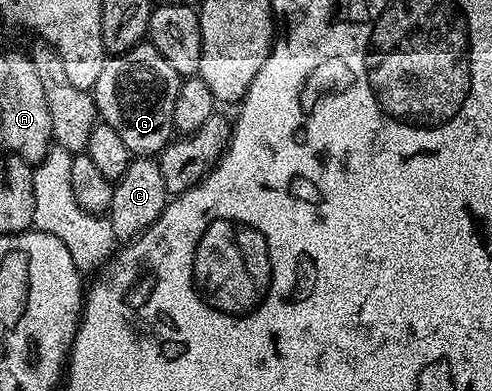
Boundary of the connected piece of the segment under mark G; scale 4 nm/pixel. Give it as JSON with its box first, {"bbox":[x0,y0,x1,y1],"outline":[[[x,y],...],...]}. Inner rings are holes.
{"bbox":[93,41,181,157],"outline":[[[150,41],[138,43],[136,47],[130,47],[125,53],[113,55],[108,58],[101,69],[101,77],[97,77],[93,88],[95,97],[95,110],[102,122],[108,123],[125,141],[125,149],[131,151],[135,157],[155,157],[171,142],[175,131],[173,121],[173,105],[177,105],[177,93],[181,77],[161,53],[157,53],[155,46]]]}

